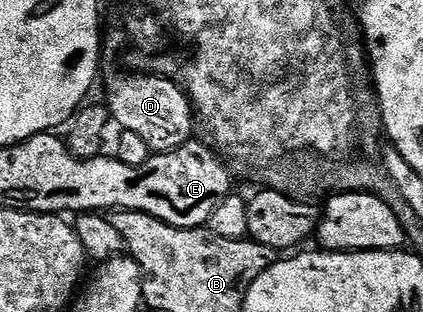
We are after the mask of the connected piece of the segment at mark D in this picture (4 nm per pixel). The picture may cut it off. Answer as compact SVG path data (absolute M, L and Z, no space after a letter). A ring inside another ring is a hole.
M120 74L108 77L105 100L116 128L137 133L155 153L182 147L192 138L193 108L186 90L178 82L164 79L162 75Z

